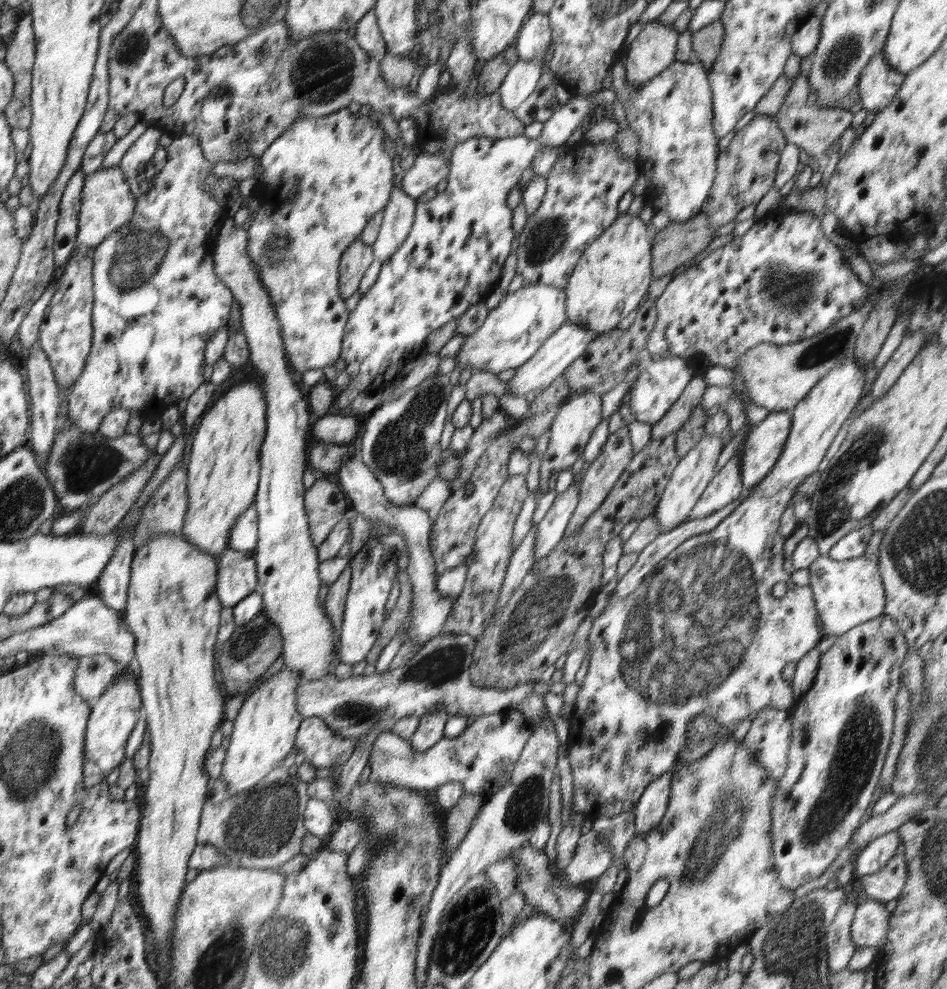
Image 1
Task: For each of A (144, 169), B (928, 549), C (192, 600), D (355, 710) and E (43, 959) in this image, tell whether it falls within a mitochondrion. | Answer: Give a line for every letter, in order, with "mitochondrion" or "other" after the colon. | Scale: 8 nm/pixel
A: other
B: mitochondrion
C: other
D: mitochondrion
E: other

